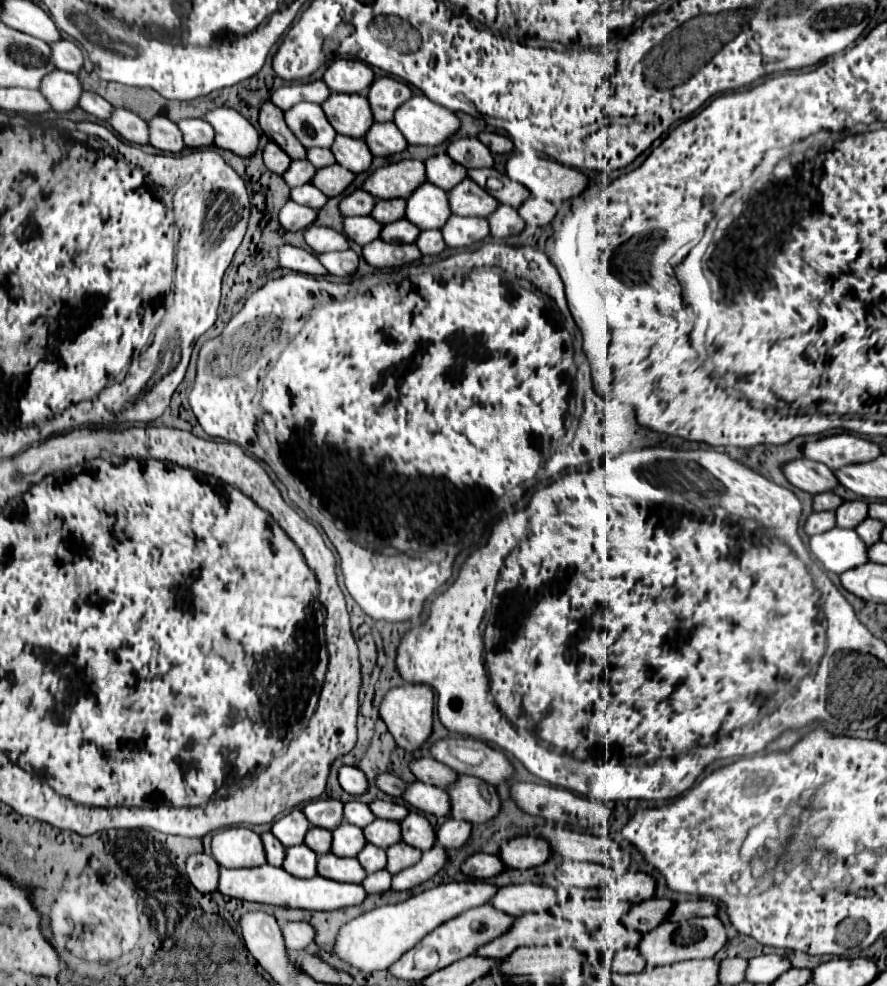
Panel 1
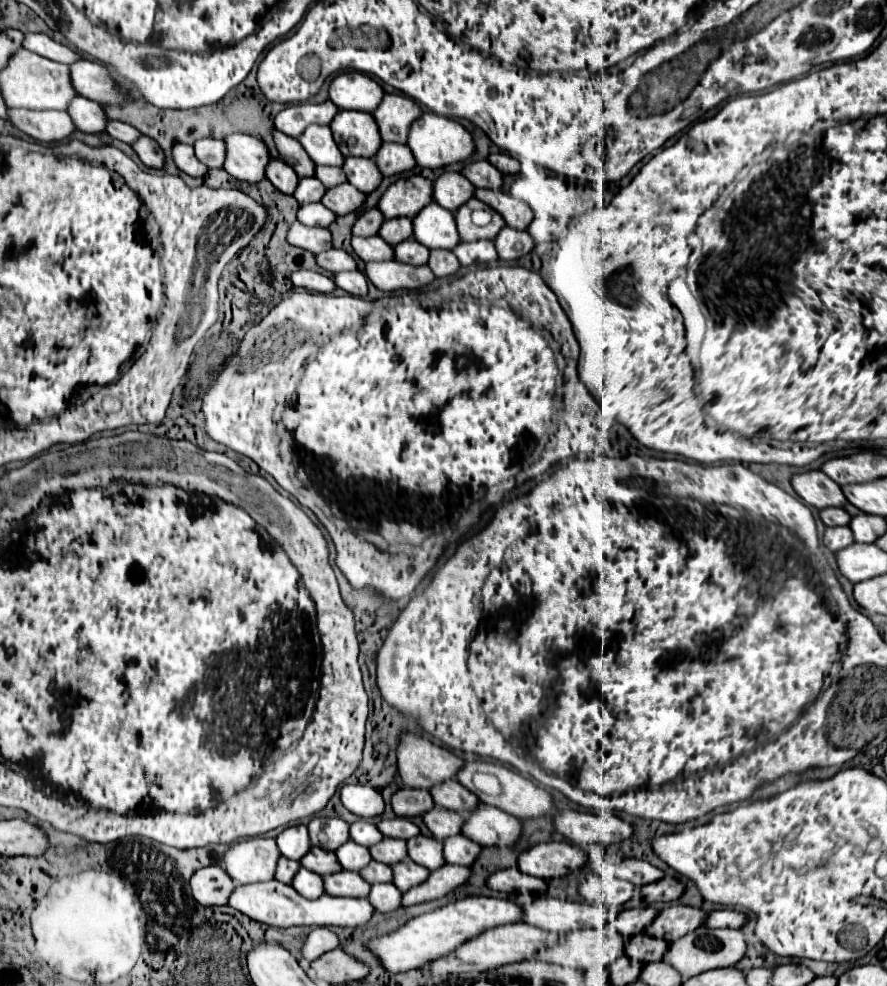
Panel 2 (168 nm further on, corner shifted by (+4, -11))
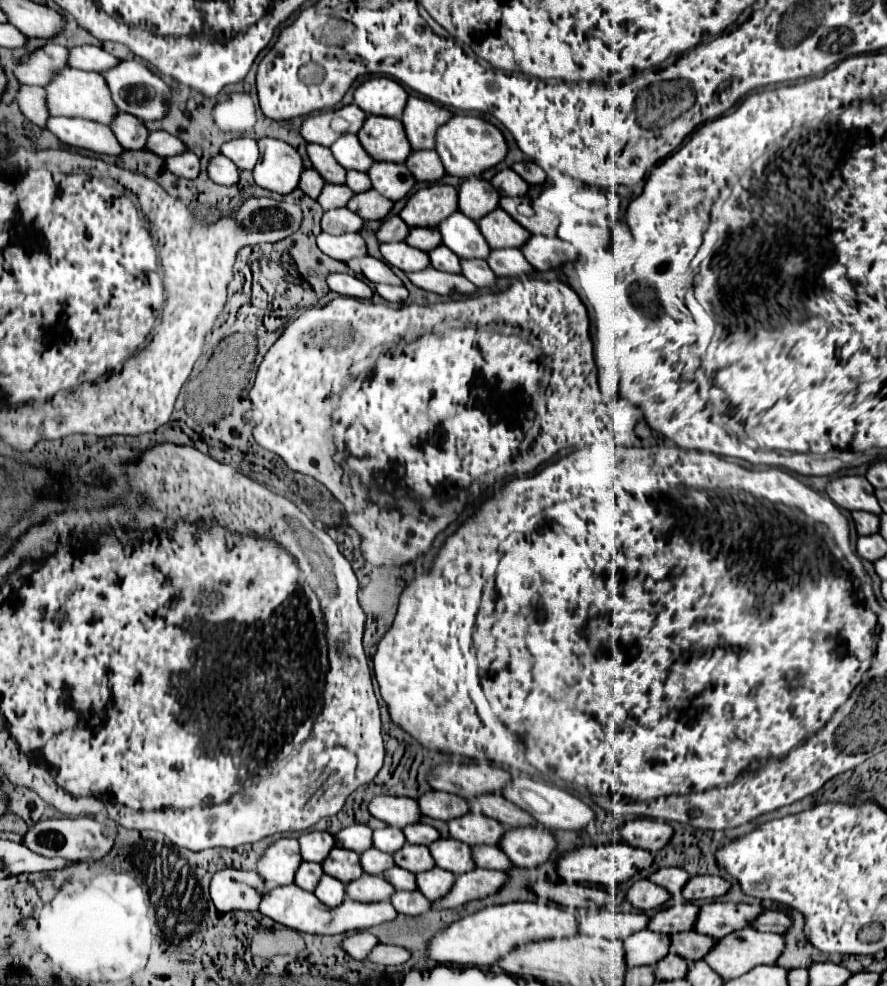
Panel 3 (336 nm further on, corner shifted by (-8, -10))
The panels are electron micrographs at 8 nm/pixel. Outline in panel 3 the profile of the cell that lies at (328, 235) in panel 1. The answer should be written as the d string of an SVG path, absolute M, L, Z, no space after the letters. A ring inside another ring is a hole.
M360 256L360 258L350 258L346 260L346 266L354 272L364 274L370 282L384 282L384 284L404 284L398 276L394 276L394 272L390 270L388 264L384 264L382 260L370 258L370 256Z

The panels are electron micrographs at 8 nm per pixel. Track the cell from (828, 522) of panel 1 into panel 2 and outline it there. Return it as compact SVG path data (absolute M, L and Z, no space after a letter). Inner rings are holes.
M828 527L824 533L824 545L832 551L840 551L852 543L854 537L852 537L852 529L848 527Z

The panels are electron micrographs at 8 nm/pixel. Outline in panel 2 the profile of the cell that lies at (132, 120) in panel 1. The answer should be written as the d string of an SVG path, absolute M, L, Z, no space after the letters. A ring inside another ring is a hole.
M142 135L134 145L134 151L138 153L140 161L150 167L150 169L162 169L164 163L166 163L166 155L164 151L160 149L160 145L156 145L156 141L152 141L150 137Z

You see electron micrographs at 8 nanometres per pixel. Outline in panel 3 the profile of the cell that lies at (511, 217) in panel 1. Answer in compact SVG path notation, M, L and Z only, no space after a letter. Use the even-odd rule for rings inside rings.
M530 236L520 250L536 270L550 270L568 260L568 244L556 236Z

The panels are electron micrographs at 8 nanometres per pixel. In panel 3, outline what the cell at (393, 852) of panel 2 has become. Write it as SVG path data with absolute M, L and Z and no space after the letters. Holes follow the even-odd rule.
M404 844L400 850L396 850L394 854L394 862L408 870L408 872L422 872L428 868L434 868L434 860L428 852L426 846L412 846L412 844Z

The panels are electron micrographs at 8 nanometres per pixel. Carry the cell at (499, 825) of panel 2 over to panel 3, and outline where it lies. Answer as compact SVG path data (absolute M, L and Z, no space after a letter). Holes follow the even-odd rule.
M516 826L504 832L498 846L514 866L534 868L548 860L556 840L544 826Z

